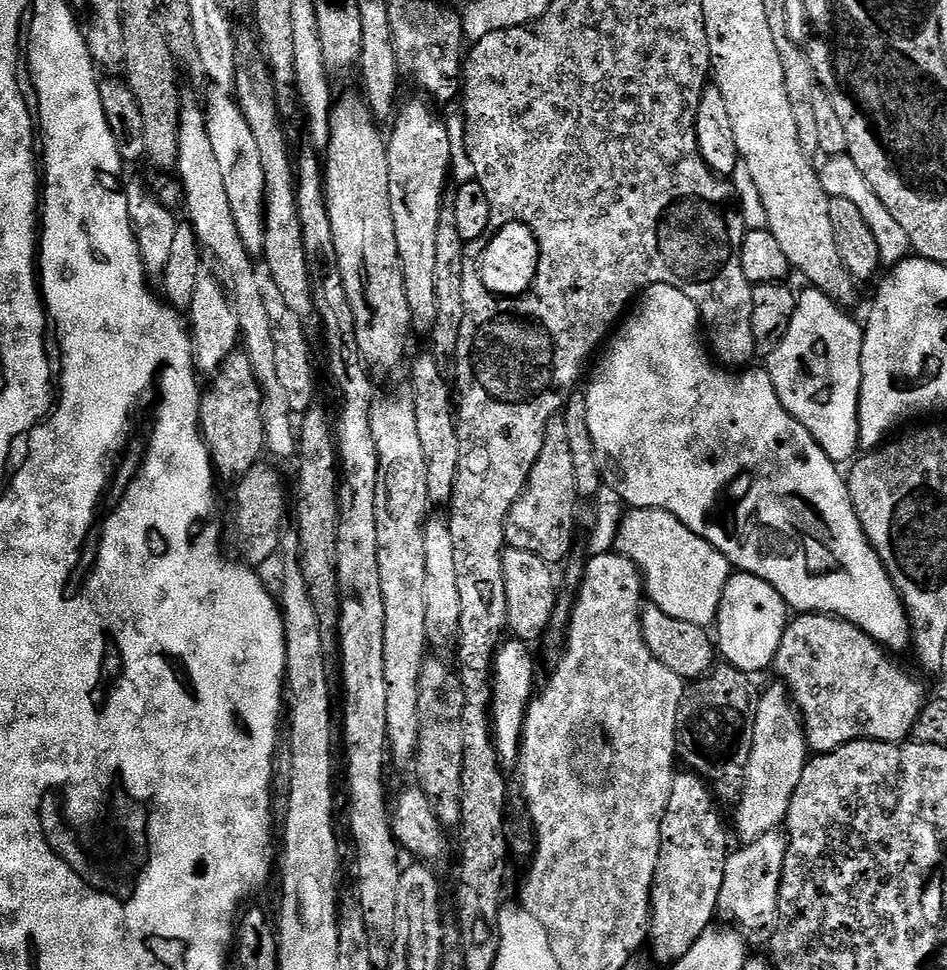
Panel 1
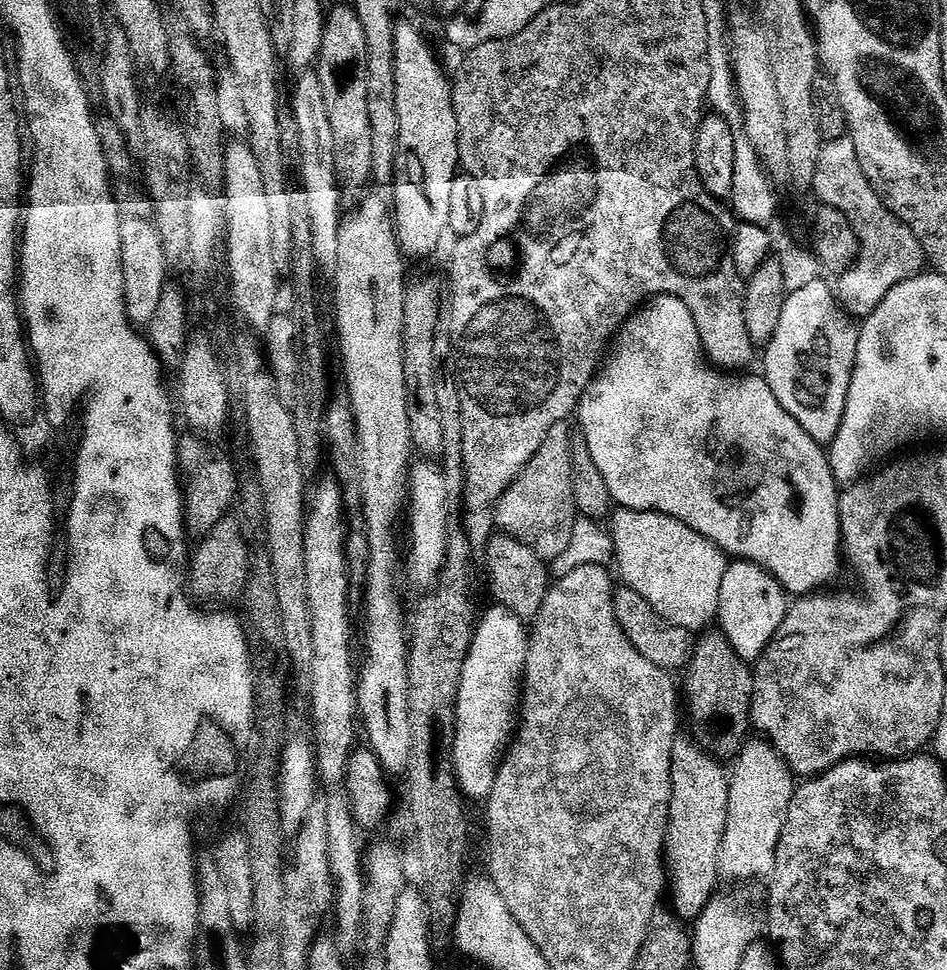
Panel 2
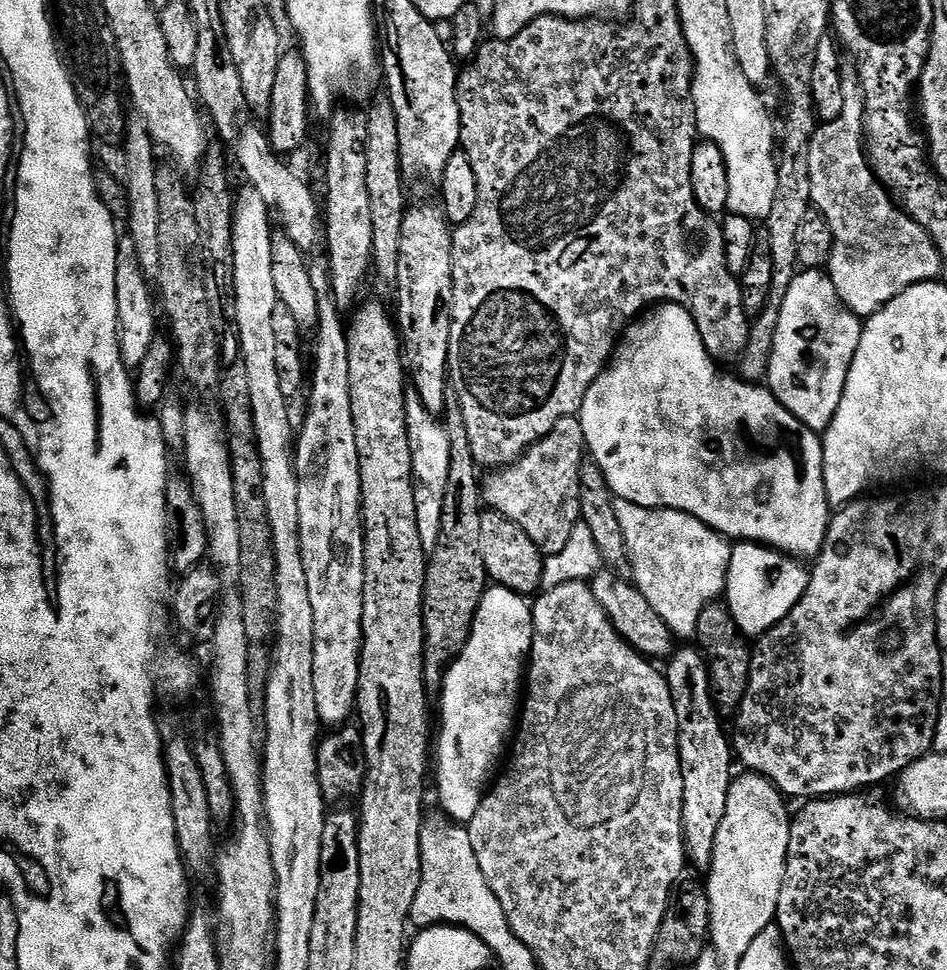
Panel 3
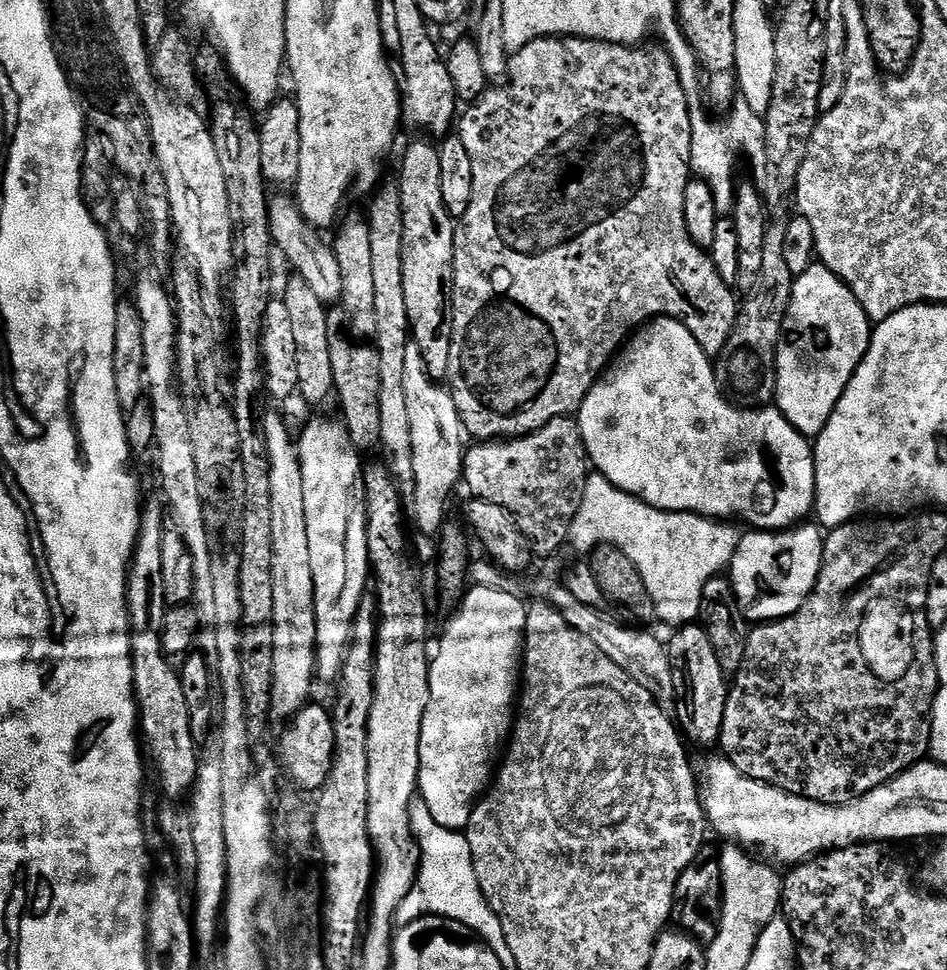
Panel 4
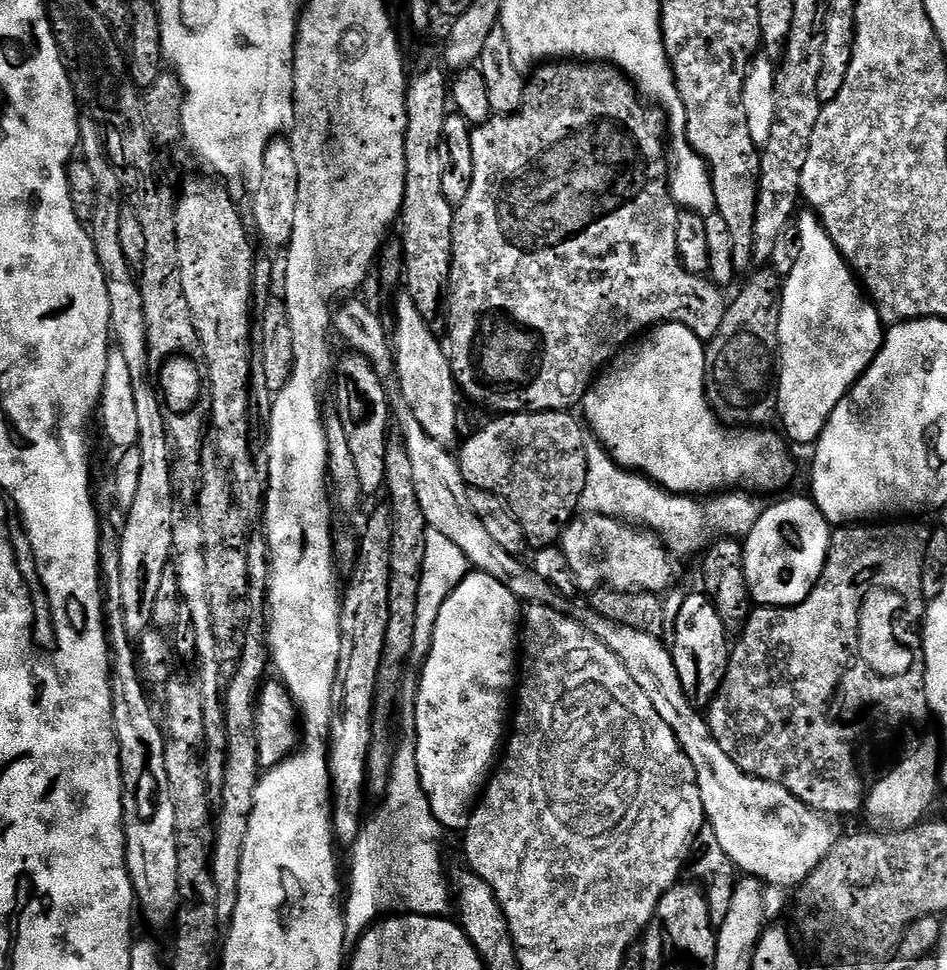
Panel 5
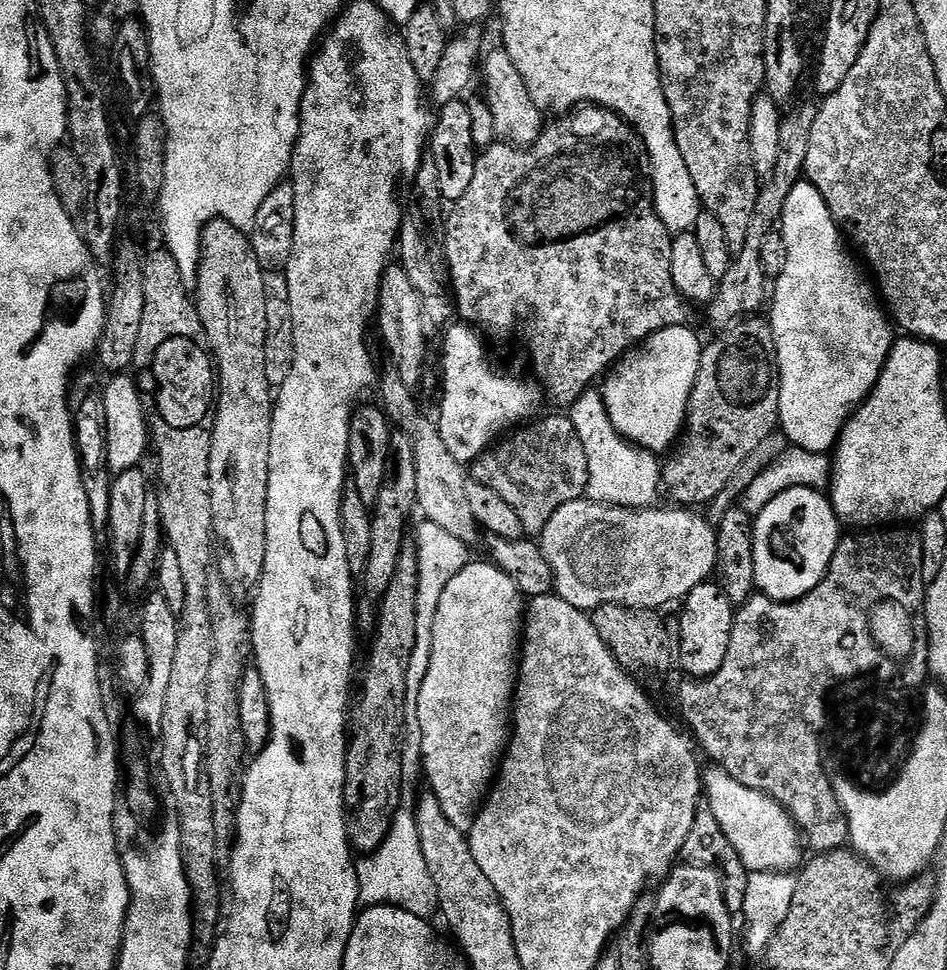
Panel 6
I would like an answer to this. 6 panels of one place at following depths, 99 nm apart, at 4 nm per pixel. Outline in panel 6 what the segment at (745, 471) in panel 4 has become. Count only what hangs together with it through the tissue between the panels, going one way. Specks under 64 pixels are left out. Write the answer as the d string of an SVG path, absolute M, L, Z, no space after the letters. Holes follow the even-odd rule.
M679 324L658 330L639 346L625 352L612 365L603 381L606 414L610 414L614 430L647 452L667 453L681 439L684 431L688 399L694 390L702 351L702 340L690 329Z

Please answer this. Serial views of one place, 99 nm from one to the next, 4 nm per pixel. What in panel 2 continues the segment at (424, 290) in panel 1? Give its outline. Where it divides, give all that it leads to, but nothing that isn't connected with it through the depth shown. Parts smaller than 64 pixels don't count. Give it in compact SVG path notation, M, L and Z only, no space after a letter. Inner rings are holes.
M396 24L394 30L394 98L398 106L398 154L390 191L390 208L394 213L396 240L409 261L424 260L436 252L440 239L446 236L450 222L450 189L461 167L458 146L458 118L454 114L450 76L444 73L440 60L428 40L412 24Z

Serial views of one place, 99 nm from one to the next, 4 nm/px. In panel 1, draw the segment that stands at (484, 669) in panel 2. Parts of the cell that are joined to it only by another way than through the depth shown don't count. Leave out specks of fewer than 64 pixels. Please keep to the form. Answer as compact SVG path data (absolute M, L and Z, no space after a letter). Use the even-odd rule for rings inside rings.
M515 638L505 639L496 653L492 674L492 730L496 737L496 753L505 765L517 763L520 738L524 734L524 715L534 695L532 683L536 680L536 664L528 653L529 645Z

